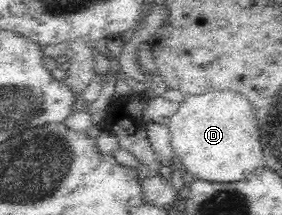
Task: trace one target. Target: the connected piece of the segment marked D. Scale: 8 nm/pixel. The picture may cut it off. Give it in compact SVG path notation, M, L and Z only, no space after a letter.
M211 90L201 95L185 95L168 123L170 144L178 166L198 179L217 183L243 181L256 167L263 166L263 150L259 141L259 120L245 95L231 90Z

